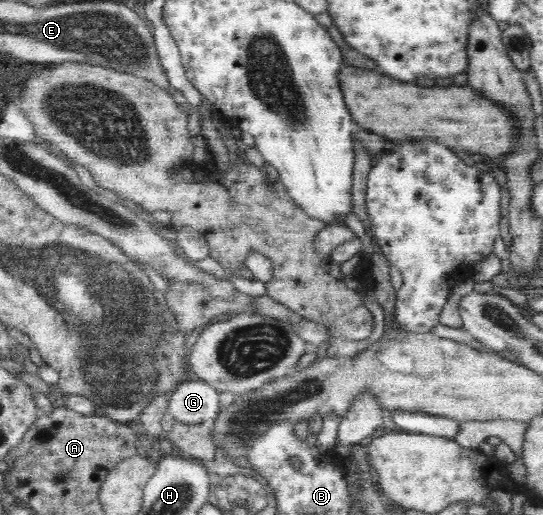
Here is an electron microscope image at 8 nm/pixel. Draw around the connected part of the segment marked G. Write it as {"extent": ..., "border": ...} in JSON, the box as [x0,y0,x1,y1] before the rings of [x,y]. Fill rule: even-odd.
{"extent":[168,377,222,424],"border":[[[190,377],[170,394],[168,412],[183,424],[204,424],[218,416],[222,396],[204,380]]]}

